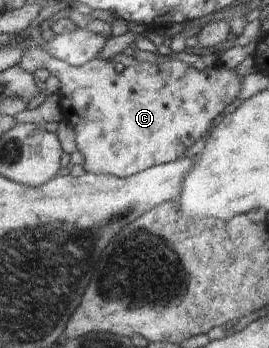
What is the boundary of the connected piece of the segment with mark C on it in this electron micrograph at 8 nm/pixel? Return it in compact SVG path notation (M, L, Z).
M33 33L30 37L23 37L21 41L26 42L26 44L24 44L24 50L26 50L26 60L20 59L18 64L21 66L21 69L28 71L31 75L35 70L48 69L50 74L56 76L56 78L58 78L58 80L61 82L61 109L64 120L74 126L76 148L83 156L82 166L84 170L86 170L87 173L92 173L95 175L110 175L120 178L129 177L135 175L137 172L146 170L147 168L162 163L169 163L170 161L175 161L180 157L184 157L186 155L186 151L188 151L189 148L197 142L197 140L200 140L202 137L206 138L208 134L210 134L210 130L212 130L214 127L214 123L222 118L222 114L224 114L226 106L228 106L230 102L234 102L234 100L236 100L236 97L238 97L238 94L240 94L240 86L242 86L243 77L238 76L238 73L236 73L234 69L228 69L221 65L216 65L215 67L207 67L206 69L200 71L191 64L191 58L189 59L187 57L173 57L169 60L169 62L166 61L162 64L154 64L143 61L139 62L138 65L130 66L130 68L124 68L122 72L116 72L116 70L114 70L114 64L112 64L110 60L100 60L99 57L94 57L92 60L89 60L80 66L70 65L63 60L57 59L50 53L47 53L39 45L37 36L33 37Z

